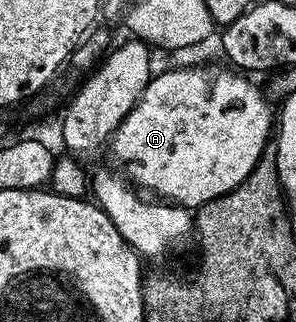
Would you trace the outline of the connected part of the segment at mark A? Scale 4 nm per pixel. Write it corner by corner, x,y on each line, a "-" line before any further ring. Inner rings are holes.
171,68
160,76
152,75
141,98
109,141
112,154
127,164
126,175
136,189
188,210
198,210
205,202
236,188
255,169
273,136
273,108
271,112
258,86
250,84
246,75
228,71
211,77
203,68

